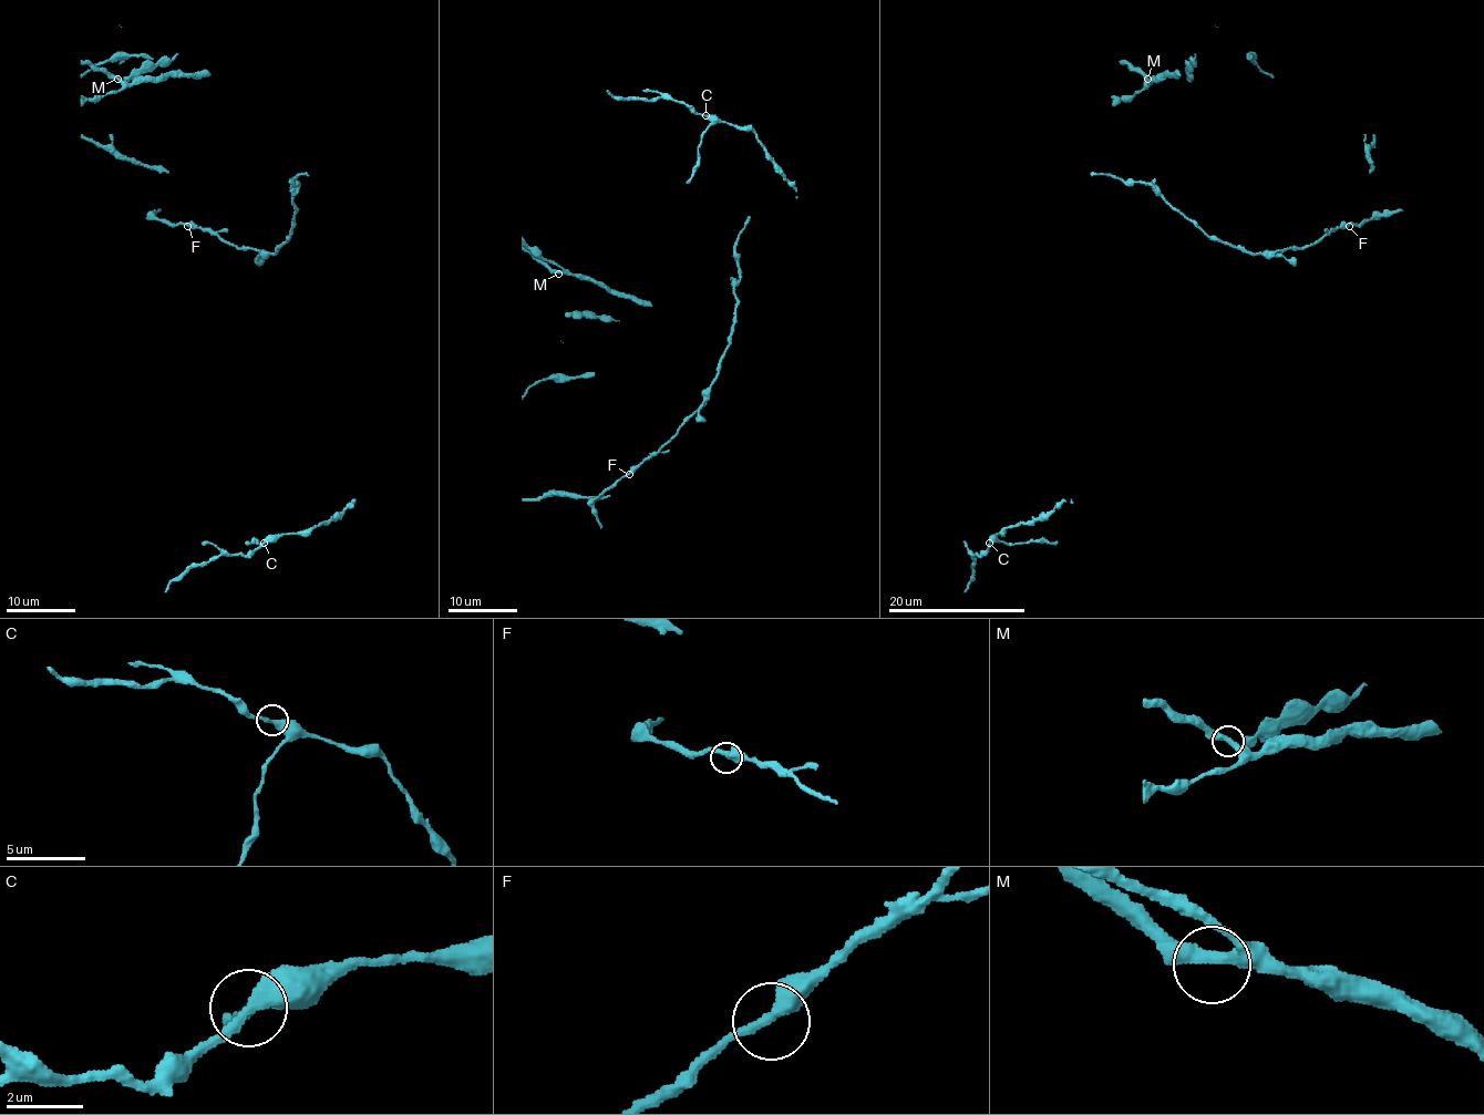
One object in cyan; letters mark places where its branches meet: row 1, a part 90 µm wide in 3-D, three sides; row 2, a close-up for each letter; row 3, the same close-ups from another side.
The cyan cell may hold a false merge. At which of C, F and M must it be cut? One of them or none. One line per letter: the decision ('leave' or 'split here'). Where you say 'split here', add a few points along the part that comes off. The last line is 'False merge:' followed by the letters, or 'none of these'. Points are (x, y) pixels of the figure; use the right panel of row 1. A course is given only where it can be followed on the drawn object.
C: leave
F: leave
M: leave
False merge: none of these

